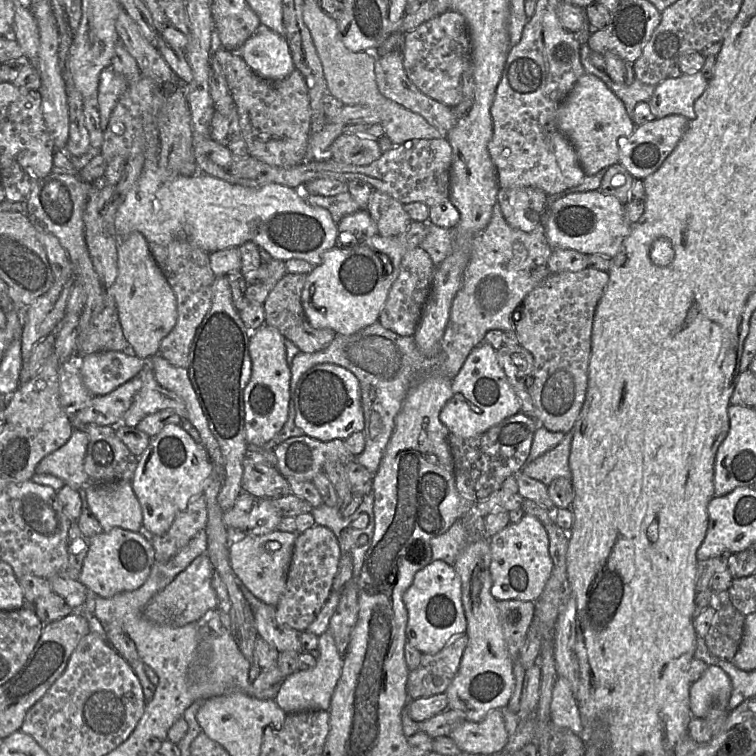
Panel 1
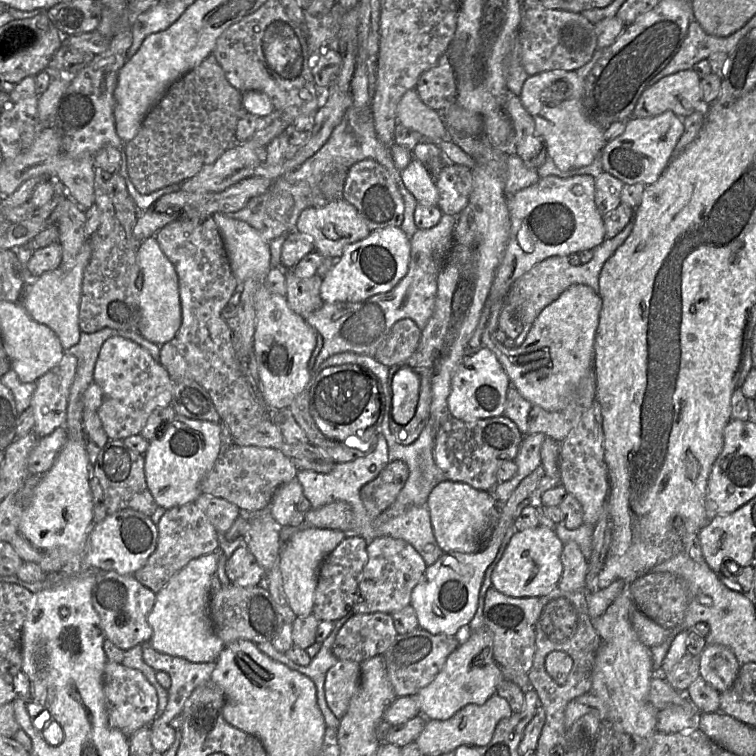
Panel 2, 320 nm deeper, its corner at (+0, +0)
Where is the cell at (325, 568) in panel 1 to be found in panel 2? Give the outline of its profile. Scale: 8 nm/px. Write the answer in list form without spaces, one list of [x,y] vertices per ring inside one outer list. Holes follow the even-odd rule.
[[[346,536],[320,566],[312,613],[320,622],[336,622],[350,613],[359,597],[359,580],[367,563],[368,542],[359,536]]]

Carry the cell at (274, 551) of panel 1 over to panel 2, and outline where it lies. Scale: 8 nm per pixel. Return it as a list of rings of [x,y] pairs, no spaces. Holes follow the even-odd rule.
[[[307,528],[294,533],[285,543],[281,542],[279,568],[287,604],[296,617],[312,613],[320,566],[344,538],[345,533],[341,531]]]

